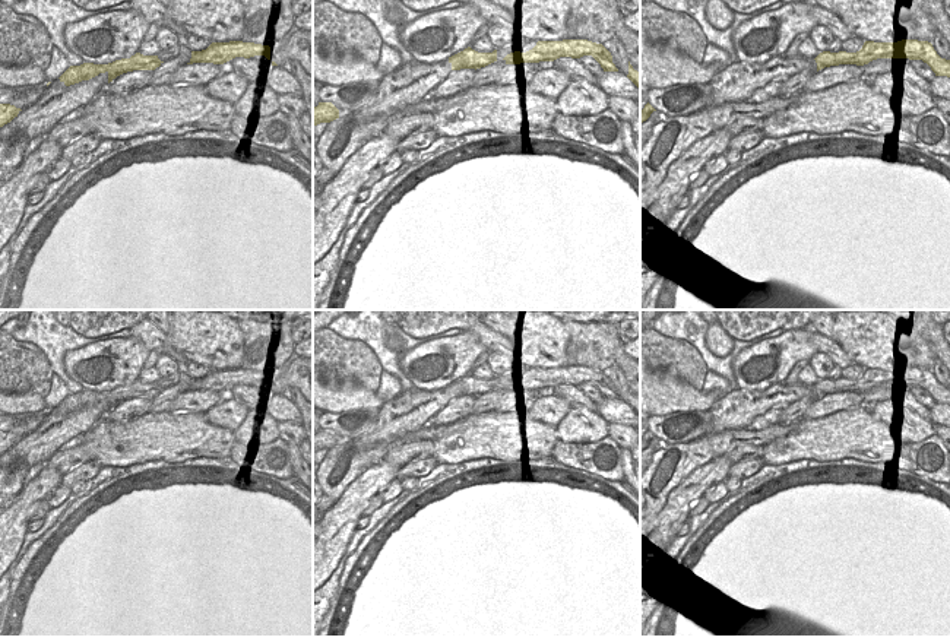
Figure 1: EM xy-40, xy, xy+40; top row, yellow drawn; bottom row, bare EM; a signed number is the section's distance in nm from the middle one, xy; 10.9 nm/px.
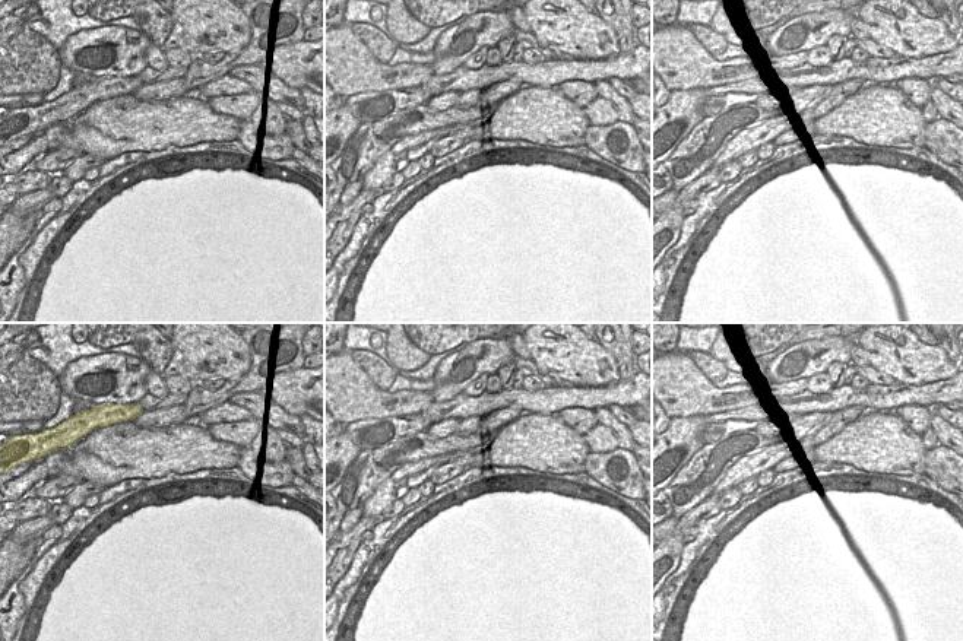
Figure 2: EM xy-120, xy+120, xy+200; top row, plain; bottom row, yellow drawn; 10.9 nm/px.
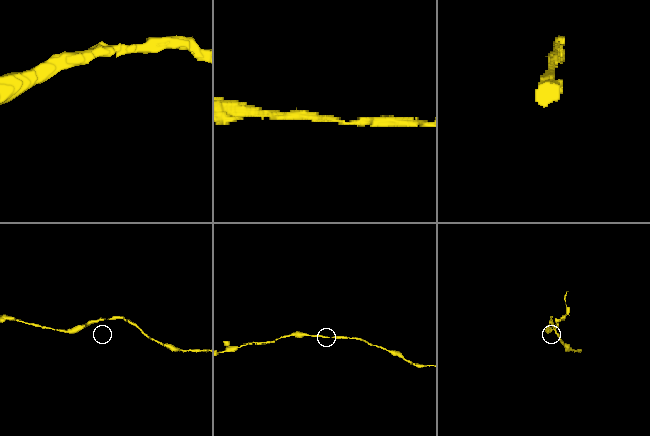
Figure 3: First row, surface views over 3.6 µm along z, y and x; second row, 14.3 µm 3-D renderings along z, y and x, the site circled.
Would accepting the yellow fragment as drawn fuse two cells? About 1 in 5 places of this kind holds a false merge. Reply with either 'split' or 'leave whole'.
leave whole

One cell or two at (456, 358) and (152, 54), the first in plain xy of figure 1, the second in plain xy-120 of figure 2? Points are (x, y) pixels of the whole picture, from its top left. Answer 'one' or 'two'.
two

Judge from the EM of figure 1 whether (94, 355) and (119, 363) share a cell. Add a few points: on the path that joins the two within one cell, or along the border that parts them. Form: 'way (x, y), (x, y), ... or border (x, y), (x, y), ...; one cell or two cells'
way (100, 355), (110, 354), (113, 357); one cell

